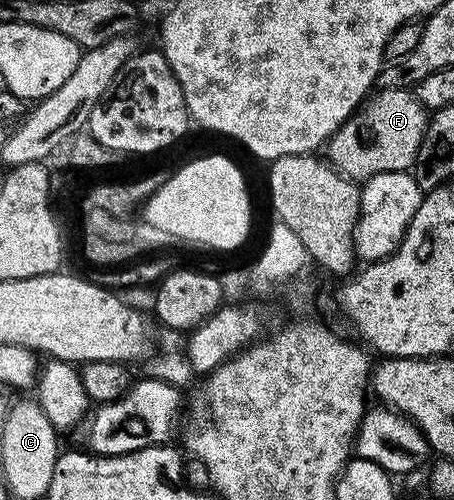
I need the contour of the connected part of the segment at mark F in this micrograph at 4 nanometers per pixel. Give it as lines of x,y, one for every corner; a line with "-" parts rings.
379,89
330,137
325,157
345,178
368,180
380,172
409,171
424,140
428,111
410,90

